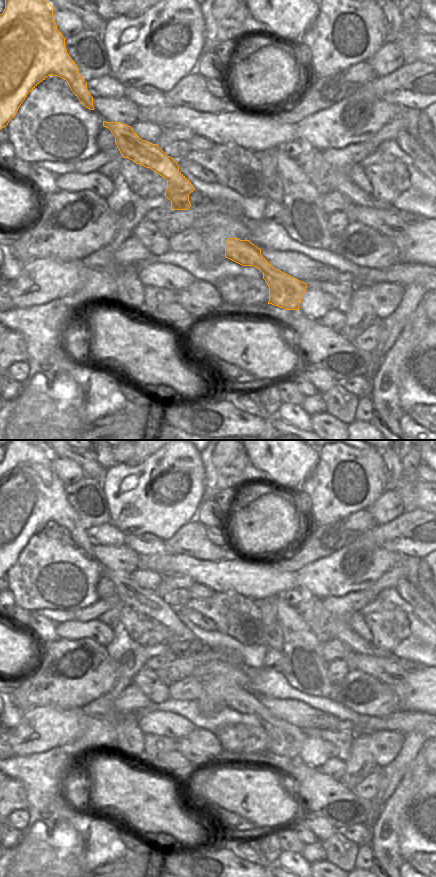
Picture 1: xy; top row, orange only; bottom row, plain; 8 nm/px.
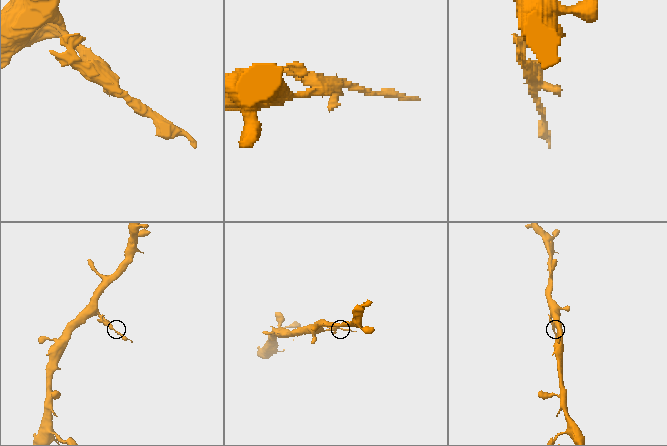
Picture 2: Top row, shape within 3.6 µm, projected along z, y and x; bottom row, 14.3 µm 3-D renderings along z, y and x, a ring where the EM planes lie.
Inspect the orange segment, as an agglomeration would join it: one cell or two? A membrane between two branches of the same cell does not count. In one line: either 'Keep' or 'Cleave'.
Cleave

